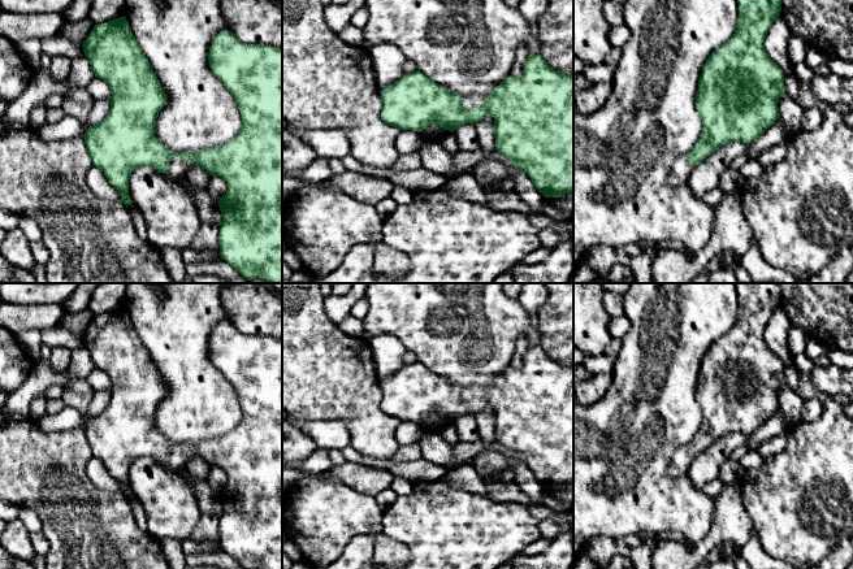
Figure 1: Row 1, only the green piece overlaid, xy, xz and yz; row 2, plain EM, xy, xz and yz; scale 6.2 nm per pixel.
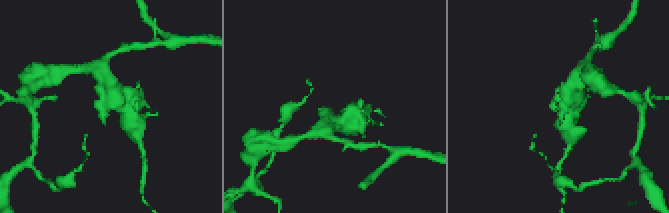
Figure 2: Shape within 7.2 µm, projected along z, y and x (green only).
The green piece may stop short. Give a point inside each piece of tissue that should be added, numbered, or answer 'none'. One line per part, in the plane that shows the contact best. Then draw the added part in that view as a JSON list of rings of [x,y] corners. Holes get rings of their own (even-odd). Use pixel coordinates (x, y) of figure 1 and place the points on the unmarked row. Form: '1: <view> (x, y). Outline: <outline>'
1: xz (475, 390). Outline: [[[472,385],[468,387],[464,387],[462,390],[462,399],[469,400],[472,398],[482,398],[485,396],[488,390],[488,386],[480,386],[480,385]]]

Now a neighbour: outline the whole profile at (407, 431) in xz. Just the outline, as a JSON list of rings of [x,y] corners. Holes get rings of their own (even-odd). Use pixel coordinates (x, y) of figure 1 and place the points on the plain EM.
[[[400,421],[395,430],[395,436],[399,446],[419,443],[424,434],[425,431],[420,424],[411,421]]]

